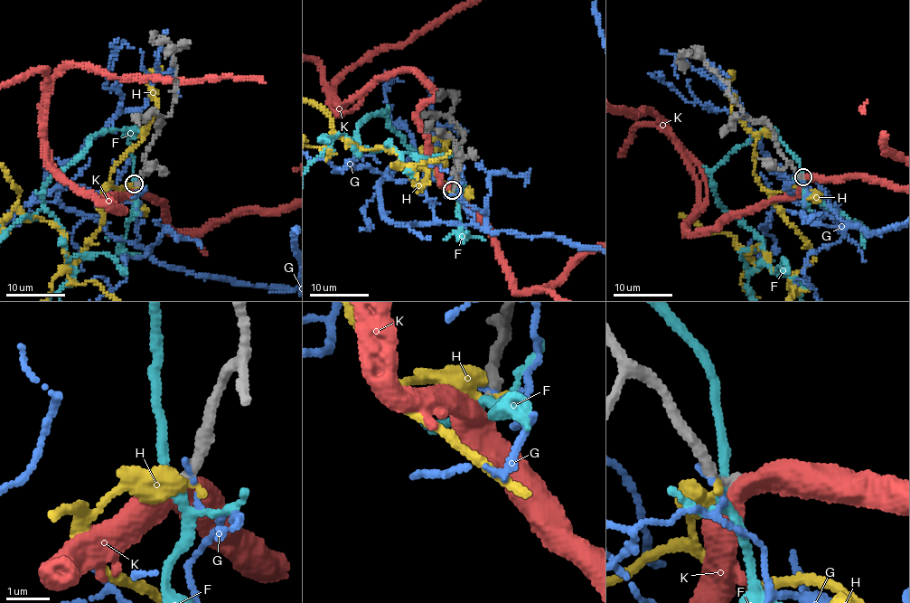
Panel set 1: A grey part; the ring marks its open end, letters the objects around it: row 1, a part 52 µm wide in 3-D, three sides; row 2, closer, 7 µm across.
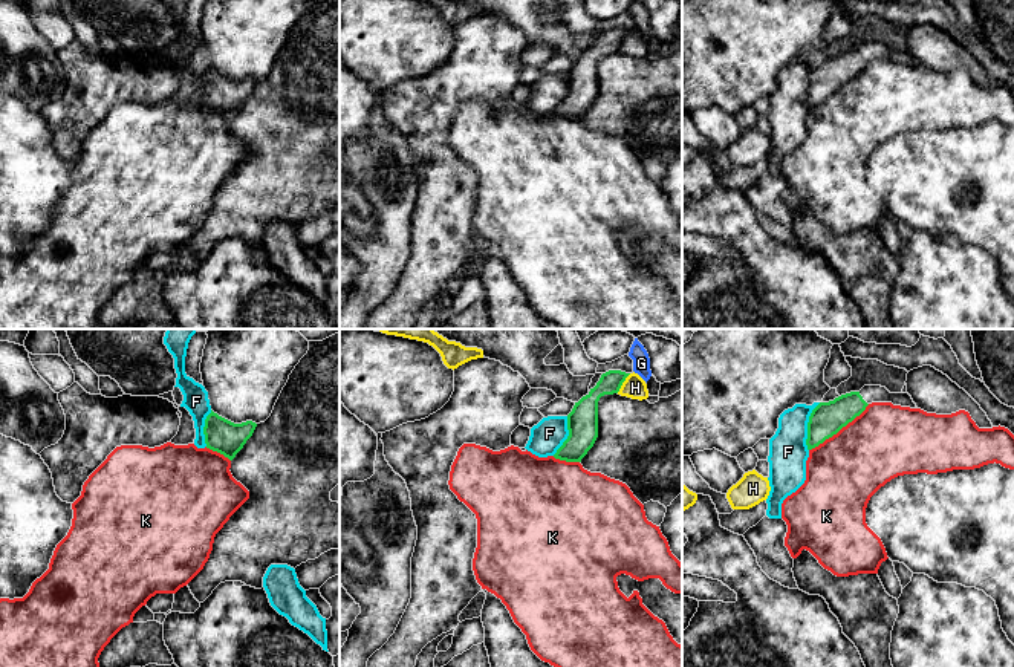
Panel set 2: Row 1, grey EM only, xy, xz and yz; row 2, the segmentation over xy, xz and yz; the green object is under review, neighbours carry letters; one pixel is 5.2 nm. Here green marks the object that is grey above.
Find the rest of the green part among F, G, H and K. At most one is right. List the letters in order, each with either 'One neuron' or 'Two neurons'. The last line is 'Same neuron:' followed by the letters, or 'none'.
F: Two neurons
G: Two neurons
H: Two neurons
K: Two neurons
Same neuron: none

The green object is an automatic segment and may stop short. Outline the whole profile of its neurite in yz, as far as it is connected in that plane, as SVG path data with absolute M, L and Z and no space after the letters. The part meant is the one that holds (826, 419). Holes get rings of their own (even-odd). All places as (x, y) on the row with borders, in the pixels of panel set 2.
M864 386L860 392L841 395L829 402L820 402L812 410L808 422L808 450L837 434L872 402L892 402L893 405L918 408L908 393L890 393L881 386Z

